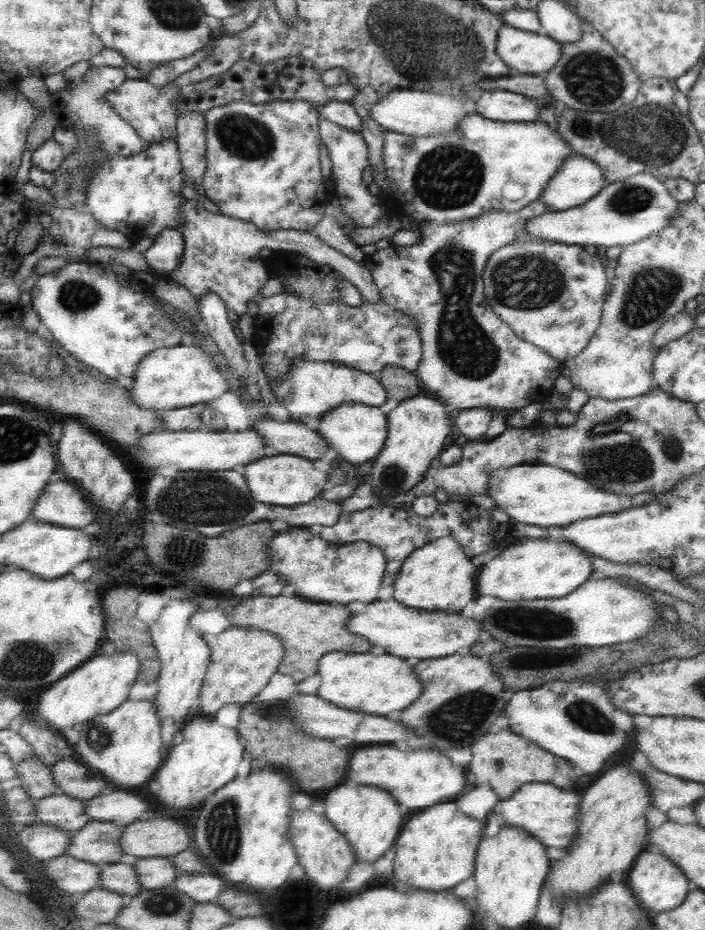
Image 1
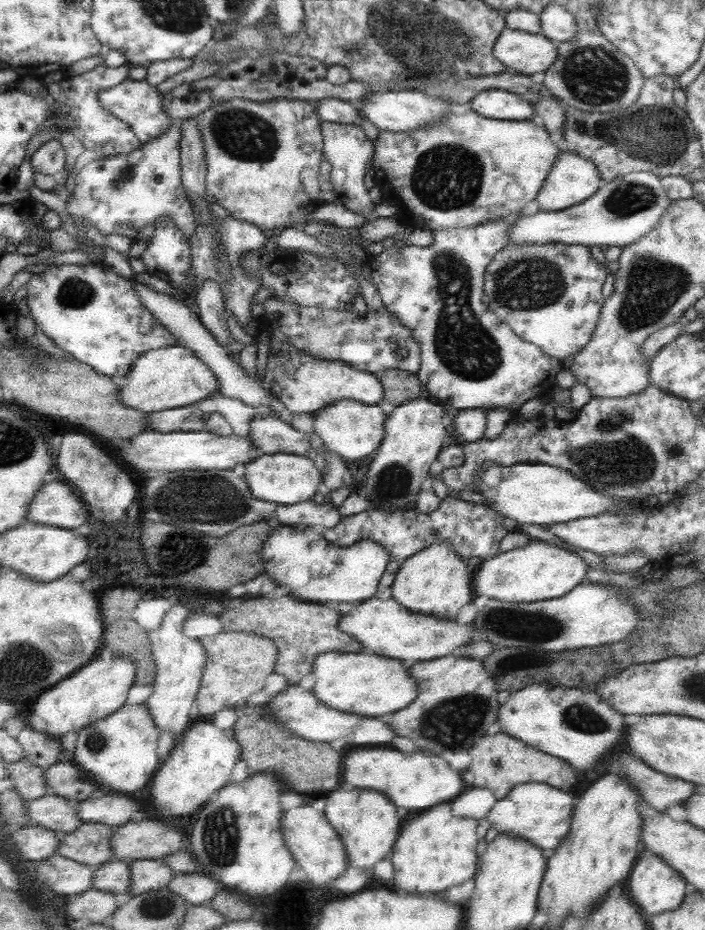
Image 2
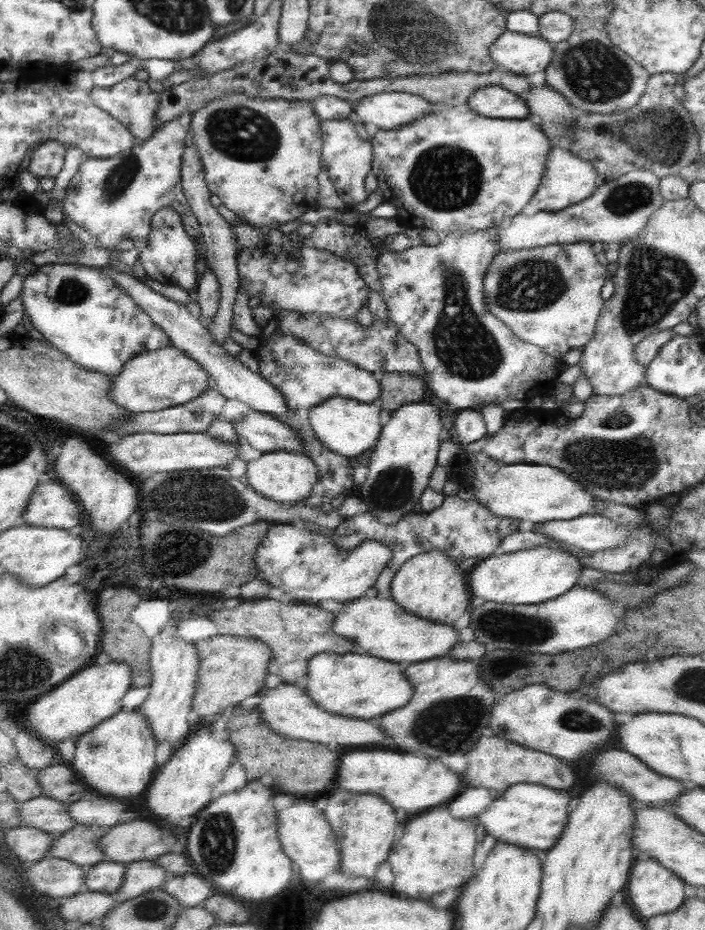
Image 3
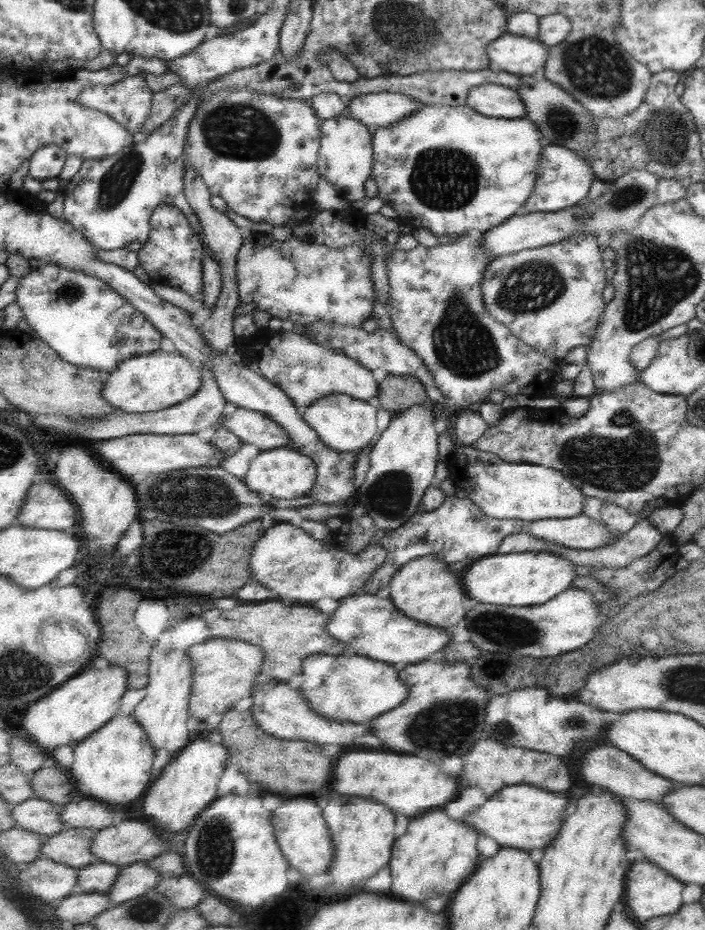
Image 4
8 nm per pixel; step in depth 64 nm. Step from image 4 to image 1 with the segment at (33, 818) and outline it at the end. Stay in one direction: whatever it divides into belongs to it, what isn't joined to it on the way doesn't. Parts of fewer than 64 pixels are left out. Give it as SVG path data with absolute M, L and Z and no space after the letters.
M61 792L39 800L35 806L35 812L37 812L35 824L51 824L69 834L75 834L77 830L93 822L91 818L85 816L85 802Z

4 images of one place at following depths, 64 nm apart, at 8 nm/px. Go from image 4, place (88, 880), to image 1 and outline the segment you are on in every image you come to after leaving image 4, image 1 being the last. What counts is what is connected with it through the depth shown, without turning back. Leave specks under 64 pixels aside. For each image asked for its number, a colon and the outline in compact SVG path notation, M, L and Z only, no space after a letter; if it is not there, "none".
1: M131 860L117 862L101 868L101 888L121 894L121 896L137 896L141 892L139 878Z
2: M105 862L101 868L93 870L91 890L105 894L129 894L131 892L131 868L129 862Z
3: M99 862L93 868L85 868L85 884L81 892L101 892L115 896L125 880L125 864Z

